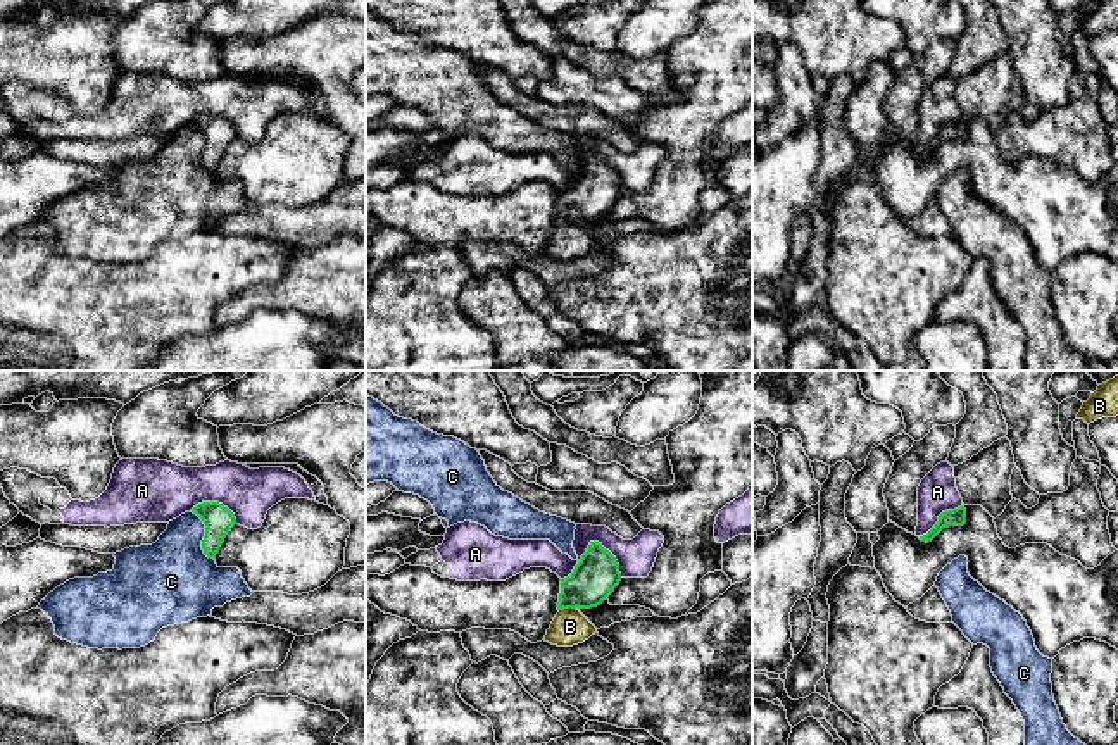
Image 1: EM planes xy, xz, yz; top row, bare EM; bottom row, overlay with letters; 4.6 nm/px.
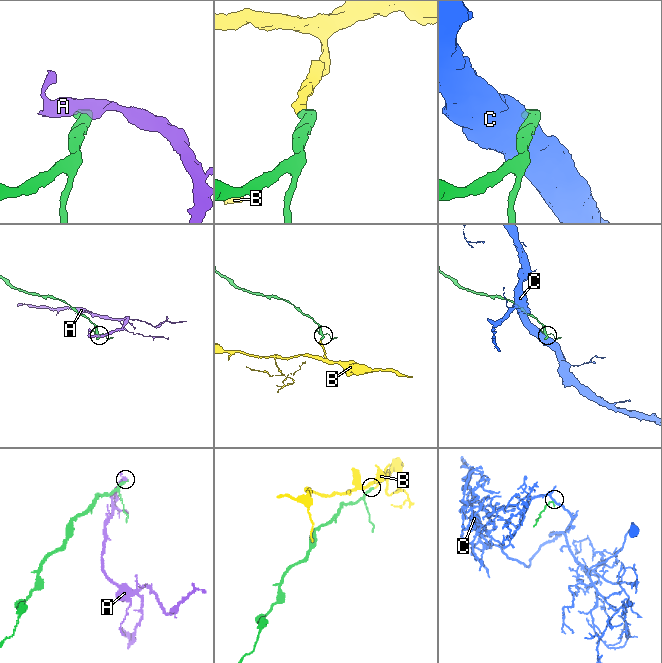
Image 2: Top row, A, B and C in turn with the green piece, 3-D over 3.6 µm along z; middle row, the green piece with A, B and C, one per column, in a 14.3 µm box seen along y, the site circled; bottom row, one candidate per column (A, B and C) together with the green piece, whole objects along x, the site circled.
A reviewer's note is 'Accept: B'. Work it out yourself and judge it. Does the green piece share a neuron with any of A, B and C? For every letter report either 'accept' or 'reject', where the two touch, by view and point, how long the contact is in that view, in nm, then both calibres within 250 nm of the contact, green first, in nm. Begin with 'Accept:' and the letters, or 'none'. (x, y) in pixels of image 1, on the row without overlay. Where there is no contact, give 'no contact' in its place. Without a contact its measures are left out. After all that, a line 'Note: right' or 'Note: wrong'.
Accept: B
A: reject; contact xz (613, 169); length 220 nm; calibres 220 and 170 nm
B: accept; contact xz (566, 221); length 80 nm; calibres 220 and 170 nm
C: reject; contact xy (204, 150); length 260 nm; calibres 140 and 380 nm
Note: right

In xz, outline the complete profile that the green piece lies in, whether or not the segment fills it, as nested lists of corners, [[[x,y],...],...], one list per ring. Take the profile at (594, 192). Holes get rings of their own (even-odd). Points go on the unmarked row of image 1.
[[[590,155],[573,186],[561,193],[557,228],[545,255],[557,260],[583,257],[597,241],[580,226],[600,219],[621,195],[616,171],[599,155]]]

